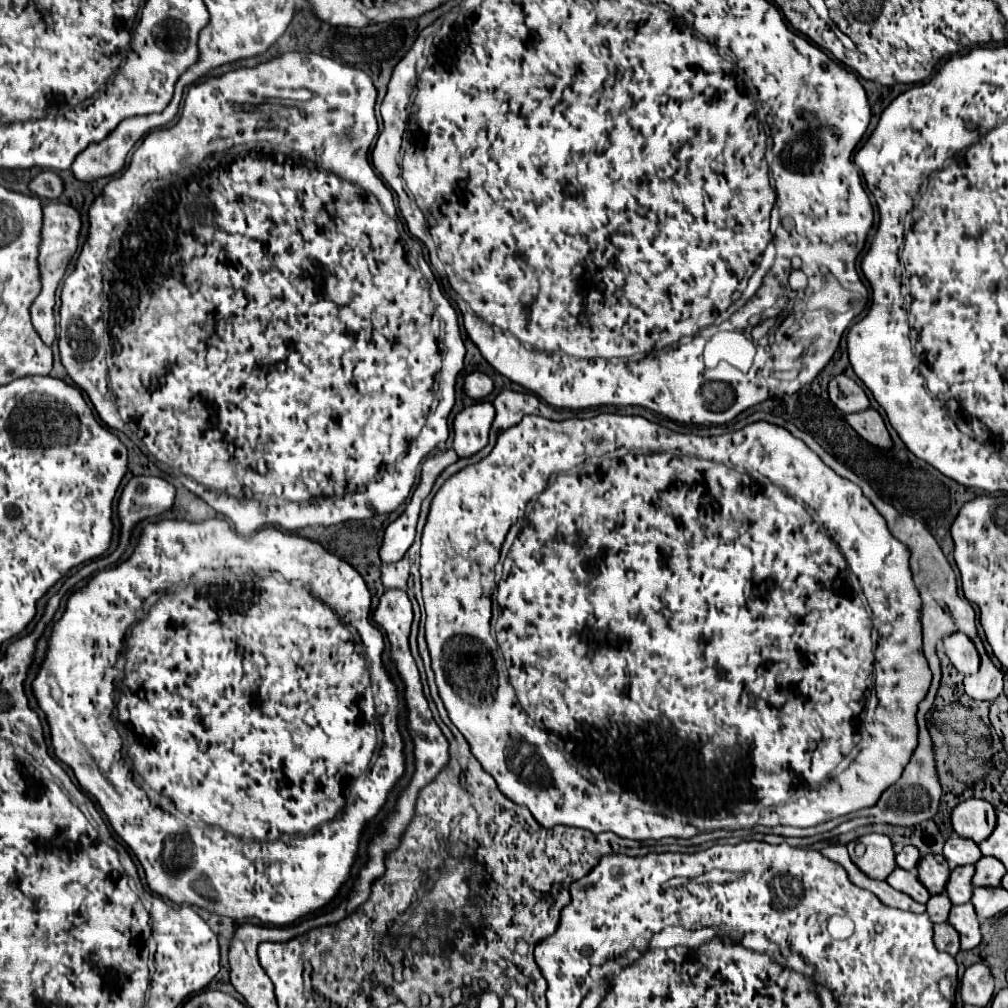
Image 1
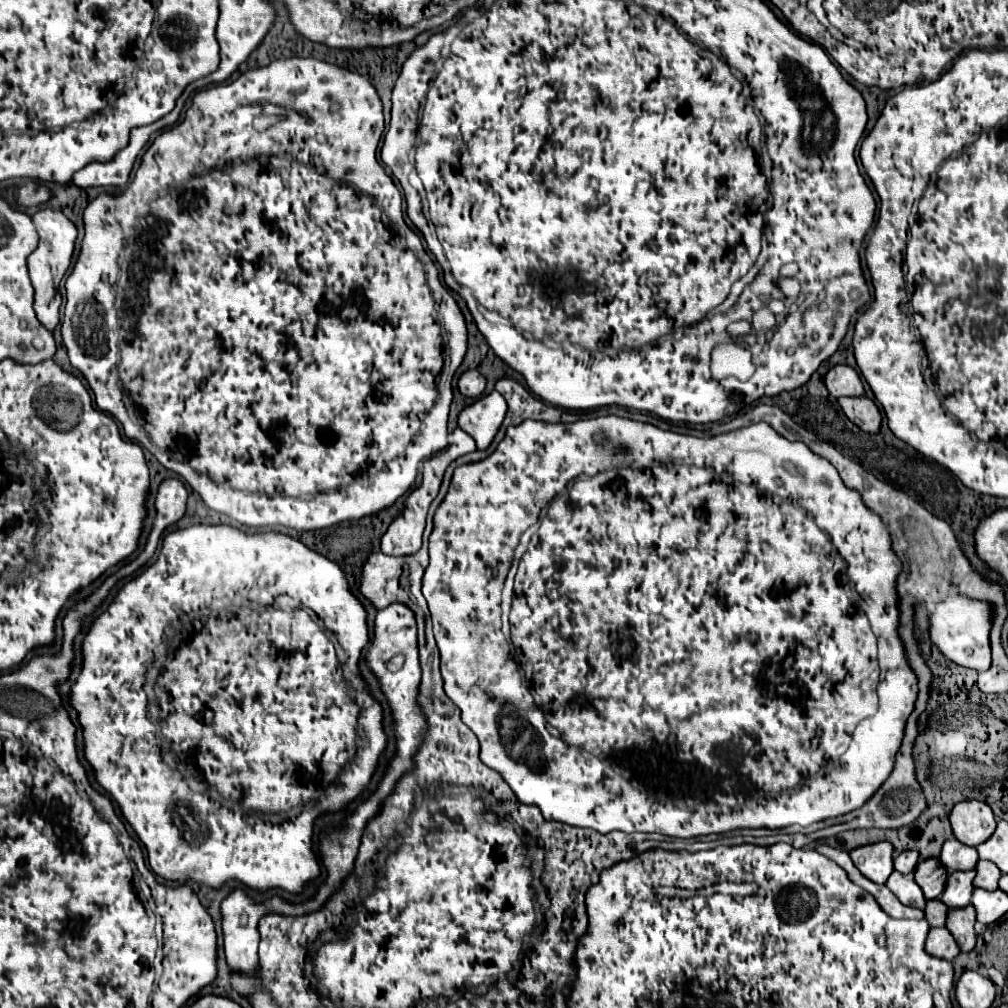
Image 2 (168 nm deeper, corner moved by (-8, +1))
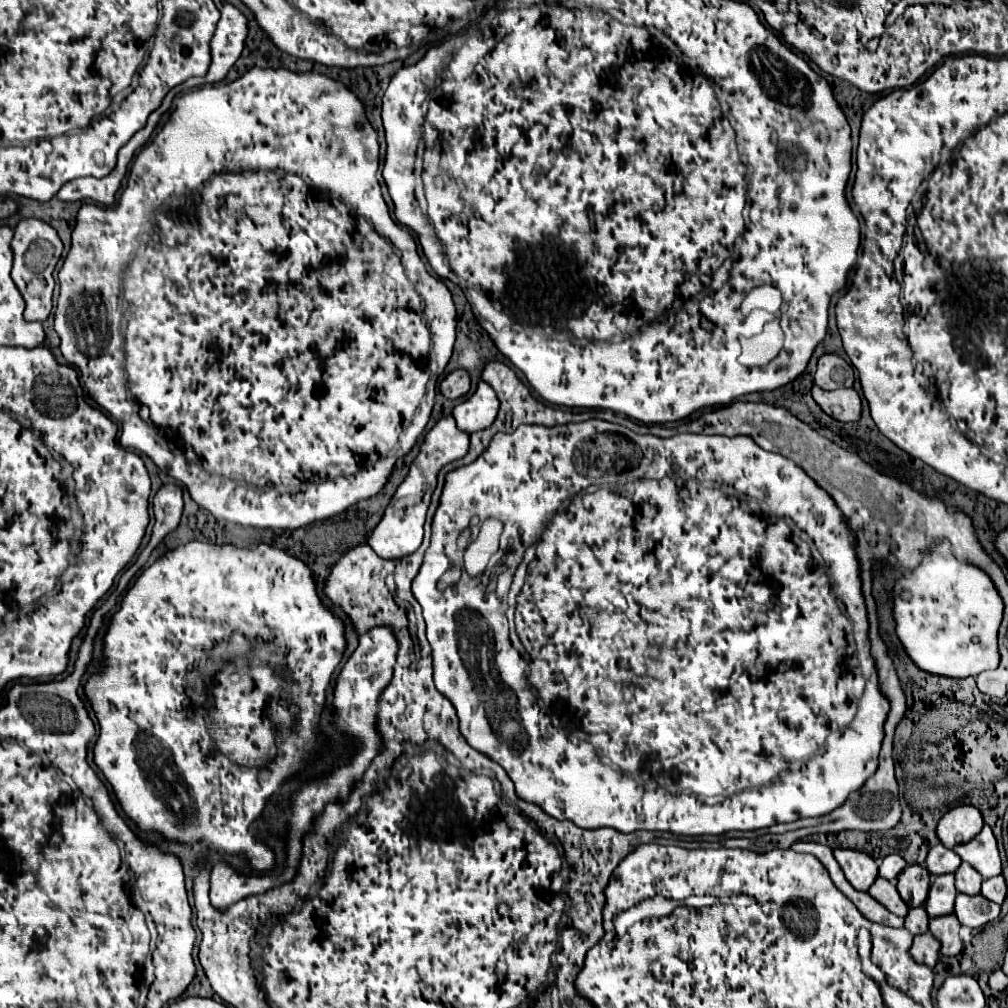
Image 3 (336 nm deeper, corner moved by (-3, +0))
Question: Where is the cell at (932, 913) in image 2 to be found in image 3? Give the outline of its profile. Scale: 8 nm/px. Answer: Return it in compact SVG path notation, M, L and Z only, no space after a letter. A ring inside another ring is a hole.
M914 907L908 911L908 915L904 917L904 927L912 933L912 935L920 935L928 931L928 915L924 911L924 907Z

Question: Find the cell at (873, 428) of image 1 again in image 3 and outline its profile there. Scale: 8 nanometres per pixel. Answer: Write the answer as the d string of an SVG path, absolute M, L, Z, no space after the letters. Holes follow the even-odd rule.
M812 385L812 397L836 421L858 421L862 411L862 401L854 389L836 389L826 391L818 385Z

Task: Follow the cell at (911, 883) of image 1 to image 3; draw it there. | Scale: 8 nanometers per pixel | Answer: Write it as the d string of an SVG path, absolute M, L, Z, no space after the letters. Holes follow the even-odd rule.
M878 877L878 879L872 883L872 887L868 889L868 893L870 893L878 903L882 903L890 913L894 913L894 915L898 915L898 917L904 917L904 915L908 913L908 905L900 899L896 887L894 887L892 883L888 883L886 879L880 879L880 877Z

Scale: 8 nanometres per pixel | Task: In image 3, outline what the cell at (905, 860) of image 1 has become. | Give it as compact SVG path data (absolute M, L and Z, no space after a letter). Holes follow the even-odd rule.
M888 855L882 859L882 863L878 867L878 875L888 881L896 881L896 877L900 875L900 871L904 867L906 867L906 861L900 855Z

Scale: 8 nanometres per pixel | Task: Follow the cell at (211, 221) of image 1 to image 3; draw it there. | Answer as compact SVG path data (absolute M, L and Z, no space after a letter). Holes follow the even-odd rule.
M254 67L254 69L246 71L240 79L236 79L234 83L207 84L200 89L181 93L176 100L174 111L170 113L164 127L138 153L138 157L130 169L126 189L122 191L118 203L114 207L100 207L100 205L88 203L88 205L82 205L82 209L78 211L76 225L72 231L72 247L70 247L70 251L64 259L62 271L58 275L60 277L60 297L58 297L58 305L56 305L56 313L54 313L54 329L62 341L60 351L68 363L78 367L80 377L82 377L88 393L92 395L92 399L122 425L124 431L120 435L120 443L126 449L140 451L140 453L148 455L162 471L166 471L176 481L184 483L186 489L190 491L190 497L202 509L210 511L214 517L220 517L220 519L226 519L232 523L240 523L240 525L260 527L260 529L268 529L268 527L270 529L298 529L298 527L310 525L314 521L322 521L322 519L328 519L336 513L342 513L350 505L364 501L364 499L370 499L386 485L394 463L398 459L402 459L414 447L416 439L422 435L422 431L430 419L430 413L434 407L436 377L444 371L444 367L452 355L454 341L456 341L456 309L454 309L452 295L450 295L448 287L438 277L428 273L424 261L418 255L417 244L412 233L404 231L390 217L388 207L386 207L382 193L380 193L378 177L376 177L378 159L380 159L378 157L378 139L376 139L372 125L366 119L364 107L356 99L356 95L350 89L346 89L342 83L338 83L326 75L314 73L314 71L292 73L288 69L258 69L258 67ZM198 185L202 185L202 189L198 189ZM142 213L144 213L144 221L142 221ZM320 221L324 223L324 227L320 227ZM320 231L332 231L332 235L314 235ZM116 271L118 271L118 275L116 275ZM94 295L96 295L96 299L94 299ZM410 297L412 297L412 301L410 301ZM414 299L420 299L420 301L416 303ZM422 317L424 317L424 321L422 321ZM88 337L90 337L90 347L88 347ZM118 349L124 349L124 361L118 361ZM426 383L428 383L428 387L426 387ZM424 387L426 387L426 393L424 393ZM132 389L134 389L134 395L132 395ZM148 407L150 407L150 415L142 417L142 409L148 409ZM168 437L170 437L170 447L168 447Z

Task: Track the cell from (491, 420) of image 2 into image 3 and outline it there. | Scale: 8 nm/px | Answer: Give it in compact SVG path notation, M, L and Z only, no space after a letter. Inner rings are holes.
M480 381L476 391L464 403L454 407L454 419L462 431L482 431L494 423L498 415L498 405L500 403L492 387Z

